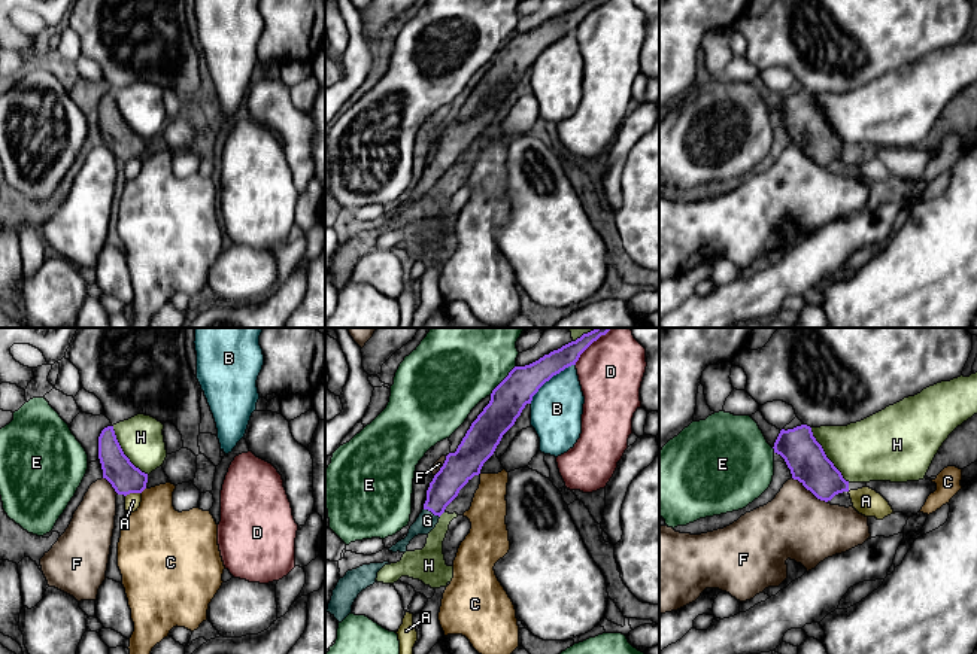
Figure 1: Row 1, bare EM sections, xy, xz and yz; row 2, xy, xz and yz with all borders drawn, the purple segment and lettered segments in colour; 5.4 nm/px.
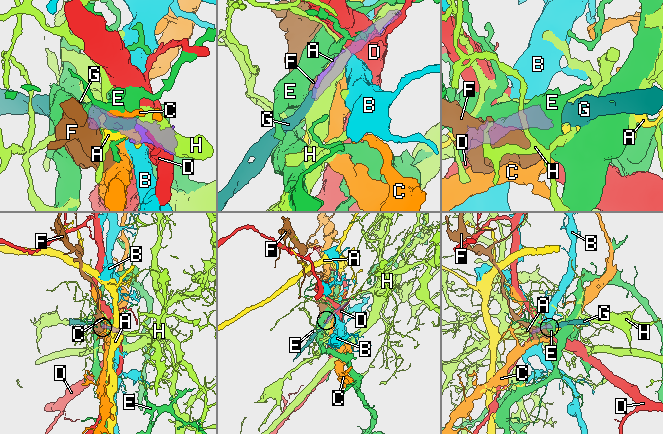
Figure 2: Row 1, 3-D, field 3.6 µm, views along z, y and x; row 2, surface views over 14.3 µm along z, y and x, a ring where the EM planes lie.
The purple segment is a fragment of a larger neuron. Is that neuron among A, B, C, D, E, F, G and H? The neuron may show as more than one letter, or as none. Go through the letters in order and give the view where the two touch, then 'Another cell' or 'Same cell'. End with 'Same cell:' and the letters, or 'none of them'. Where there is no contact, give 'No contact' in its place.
A: Touches purple in xy. Another cell
B: Touches purple in xz. Another cell
C: Touches purple in xy. Another cell
D: Touches purple in xz. Another cell
E: Touches purple in xz. Another cell
F: Touches purple in yz. Another cell
G: Touches purple in xz. Same cell
H: Touches purple in yz. Another cell
Same cell: G

